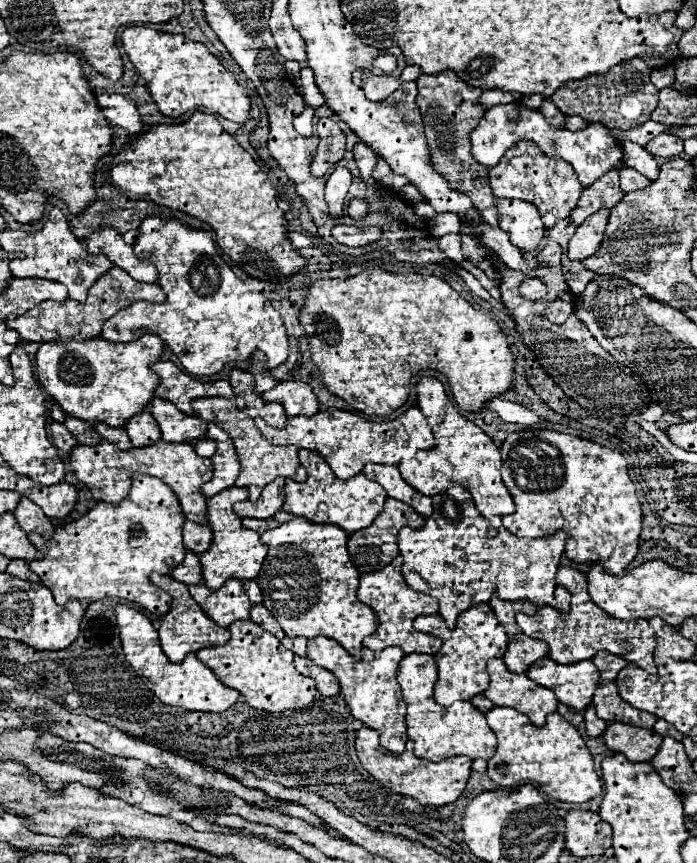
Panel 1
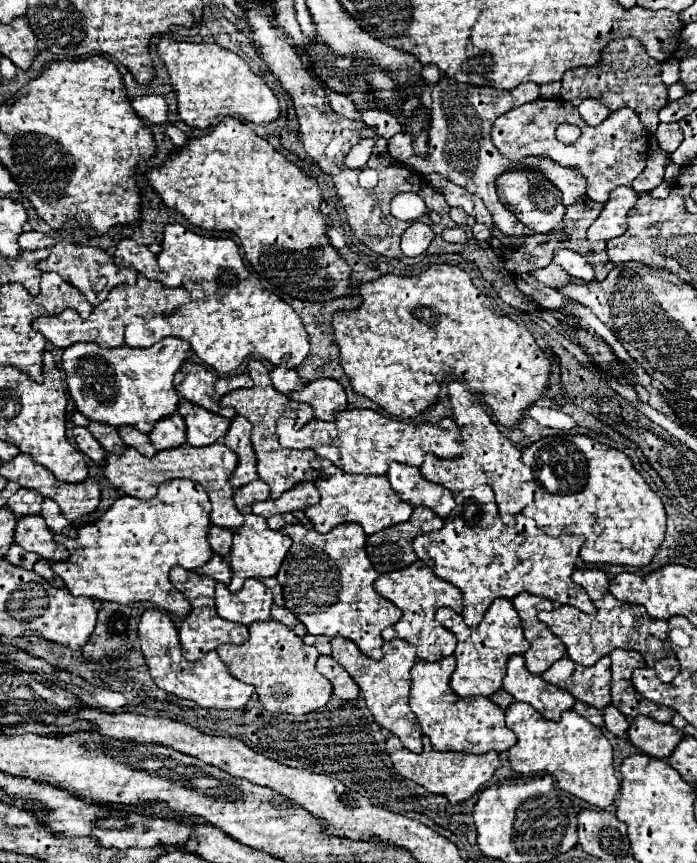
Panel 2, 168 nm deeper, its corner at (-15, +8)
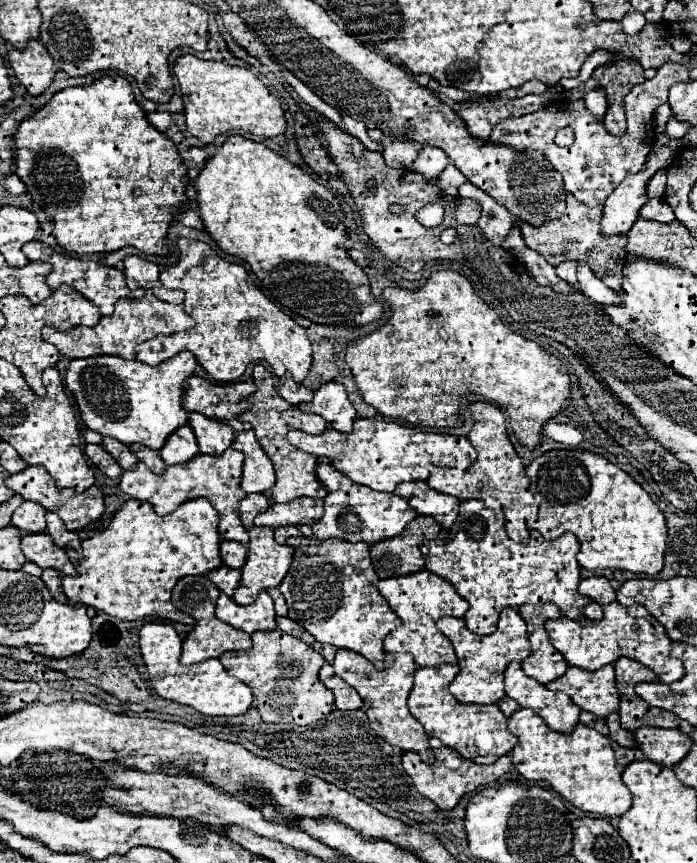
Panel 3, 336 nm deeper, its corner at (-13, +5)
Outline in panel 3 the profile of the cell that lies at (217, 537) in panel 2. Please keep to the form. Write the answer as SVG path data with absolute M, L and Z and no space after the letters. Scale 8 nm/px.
M222 541L220 553L222 553L224 565L228 565L230 569L242 569L242 565L246 563L248 549L244 545L238 545L236 541L234 543L232 541Z

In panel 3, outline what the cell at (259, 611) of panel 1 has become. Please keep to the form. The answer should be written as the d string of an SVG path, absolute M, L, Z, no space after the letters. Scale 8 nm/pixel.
M278 617L276 619L276 623L278 623L278 629L282 629L284 633L288 633L288 635L294 635L294 637L298 637L298 639L302 639L306 645L312 645L316 639L306 631L306 629L302 629L302 625L298 625L298 623L294 623L294 621L290 621L288 617Z

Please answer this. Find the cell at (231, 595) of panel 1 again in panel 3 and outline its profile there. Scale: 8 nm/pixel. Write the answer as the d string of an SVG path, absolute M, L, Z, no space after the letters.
M262 591L254 605L240 607L234 603L234 599L220 595L216 603L216 617L230 623L232 627L242 629L244 633L254 631L274 631L276 629L276 613L274 613L274 601L272 597Z

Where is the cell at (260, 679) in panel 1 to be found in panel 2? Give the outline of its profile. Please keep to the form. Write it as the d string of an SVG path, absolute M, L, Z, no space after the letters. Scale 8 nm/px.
M276 620L254 622L250 626L250 638L244 644L224 644L216 652L232 676L256 686L258 700L268 712L306 714L324 708L330 700L332 684L316 672L318 650L306 646L300 636Z

